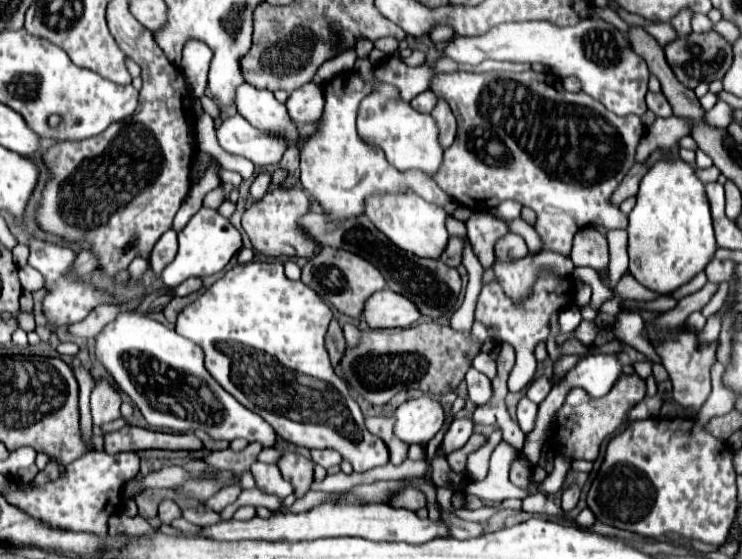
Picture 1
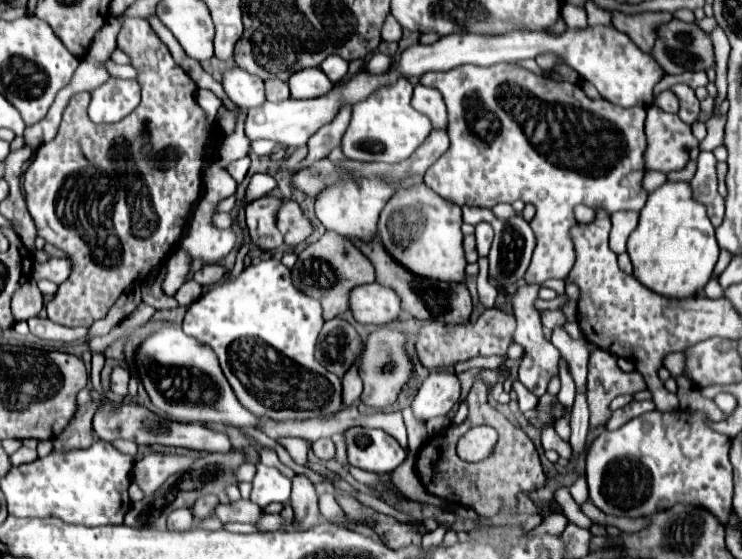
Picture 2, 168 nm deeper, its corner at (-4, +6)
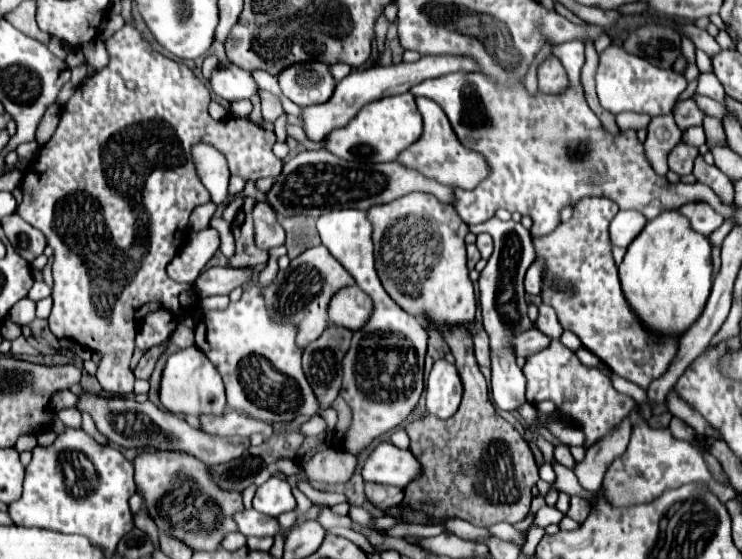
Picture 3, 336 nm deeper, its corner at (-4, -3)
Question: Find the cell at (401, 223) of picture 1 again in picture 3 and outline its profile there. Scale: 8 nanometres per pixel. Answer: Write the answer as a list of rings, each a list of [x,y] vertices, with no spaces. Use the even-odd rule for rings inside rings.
[[[410,193],[394,203],[374,205],[368,213],[372,223],[372,241],[374,241],[374,259],[376,273],[386,289],[386,293],[410,315],[418,319],[428,319],[438,325],[468,325],[476,315],[474,287],[466,269],[466,243],[464,235],[468,225],[458,217],[456,209],[448,203],[438,201],[428,193]]]

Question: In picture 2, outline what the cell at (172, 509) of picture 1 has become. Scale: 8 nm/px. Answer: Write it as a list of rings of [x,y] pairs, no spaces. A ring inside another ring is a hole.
[[[178,508],[178,510],[170,512],[170,516],[168,516],[168,530],[178,530],[178,532],[190,530],[192,520],[194,520],[194,516],[192,516],[190,510]]]

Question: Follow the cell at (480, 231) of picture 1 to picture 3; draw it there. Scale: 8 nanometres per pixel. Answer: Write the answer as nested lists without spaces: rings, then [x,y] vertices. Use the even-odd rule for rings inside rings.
[[[486,233],[478,235],[478,237],[476,237],[476,247],[478,247],[482,259],[488,259],[490,253],[492,253],[492,237],[486,235]]]

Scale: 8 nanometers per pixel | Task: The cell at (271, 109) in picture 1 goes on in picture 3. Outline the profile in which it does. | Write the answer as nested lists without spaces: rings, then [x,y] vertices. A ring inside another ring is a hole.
[[[236,65],[218,67],[210,77],[210,87],[220,99],[226,101],[250,99],[258,91],[258,85],[252,79],[252,75],[244,69],[238,69]]]

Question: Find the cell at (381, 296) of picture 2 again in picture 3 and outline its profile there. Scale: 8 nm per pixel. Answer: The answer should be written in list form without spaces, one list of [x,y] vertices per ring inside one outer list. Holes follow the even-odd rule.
[[[356,285],[340,289],[334,293],[330,301],[330,321],[334,325],[342,325],[346,329],[358,331],[372,313],[372,301],[370,297]]]

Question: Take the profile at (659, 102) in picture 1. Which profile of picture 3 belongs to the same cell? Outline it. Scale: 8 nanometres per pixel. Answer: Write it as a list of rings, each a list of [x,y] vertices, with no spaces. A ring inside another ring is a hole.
[[[688,99],[684,103],[680,103],[674,111],[674,119],[676,119],[676,125],[684,131],[688,127],[694,127],[694,125],[702,125],[706,113],[696,105],[694,99]]]

